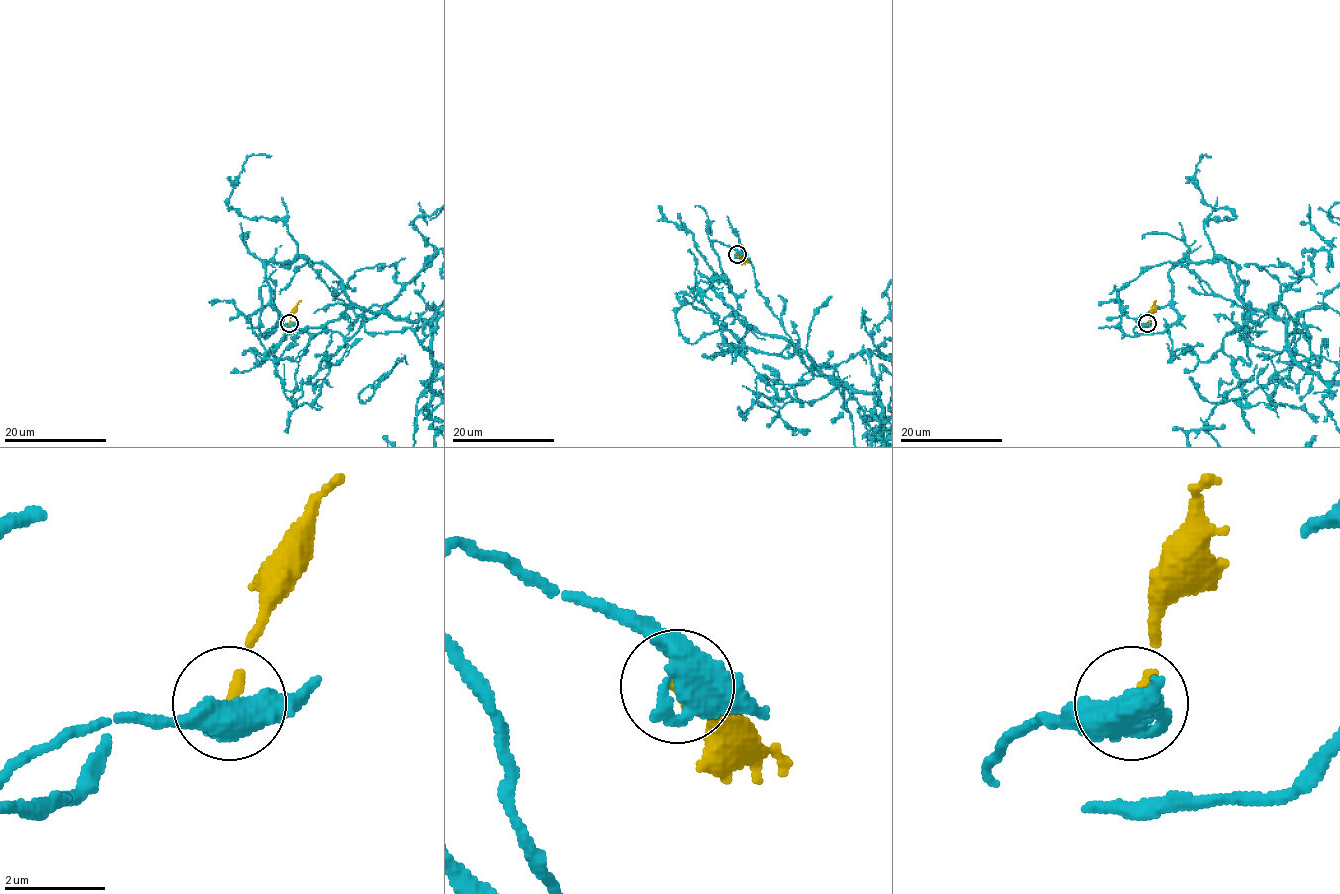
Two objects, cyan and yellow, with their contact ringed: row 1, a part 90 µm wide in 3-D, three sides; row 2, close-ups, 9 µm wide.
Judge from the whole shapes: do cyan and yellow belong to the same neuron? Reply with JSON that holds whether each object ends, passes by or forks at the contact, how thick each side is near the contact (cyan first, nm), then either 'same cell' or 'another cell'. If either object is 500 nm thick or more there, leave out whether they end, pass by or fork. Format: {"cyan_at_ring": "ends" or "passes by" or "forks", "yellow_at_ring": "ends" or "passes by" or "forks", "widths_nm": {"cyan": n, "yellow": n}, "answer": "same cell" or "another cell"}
{"widths_nm": {"cyan": 550, "yellow": 200}, "answer": "another cell"}

